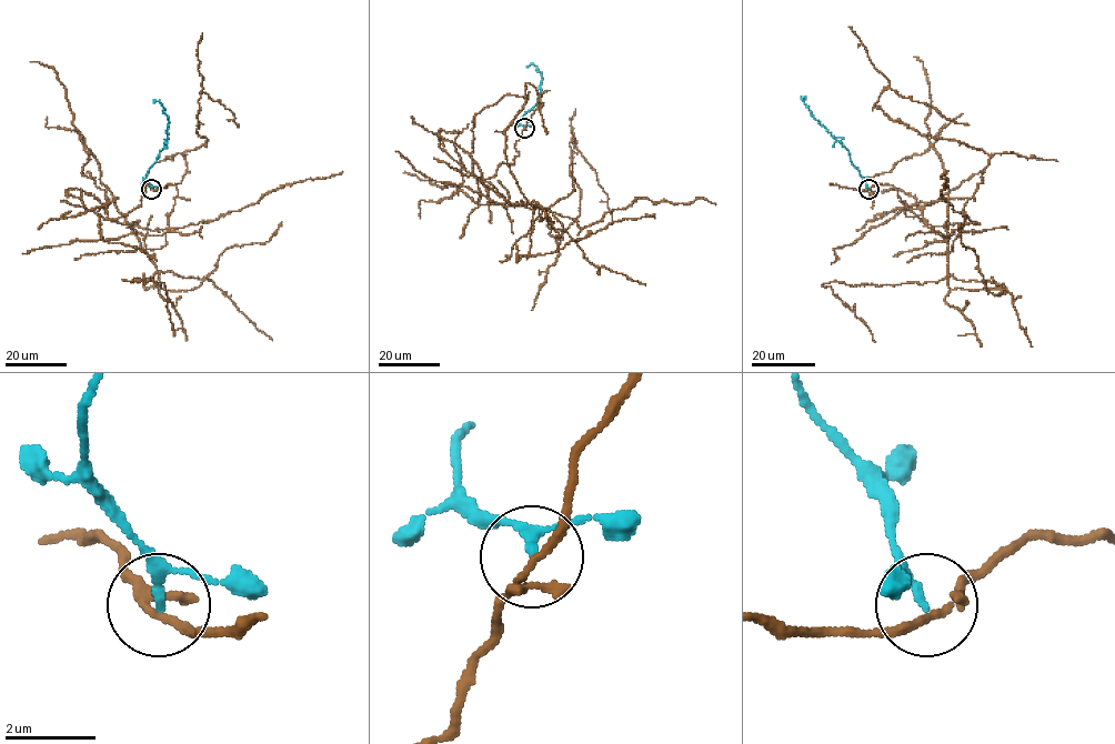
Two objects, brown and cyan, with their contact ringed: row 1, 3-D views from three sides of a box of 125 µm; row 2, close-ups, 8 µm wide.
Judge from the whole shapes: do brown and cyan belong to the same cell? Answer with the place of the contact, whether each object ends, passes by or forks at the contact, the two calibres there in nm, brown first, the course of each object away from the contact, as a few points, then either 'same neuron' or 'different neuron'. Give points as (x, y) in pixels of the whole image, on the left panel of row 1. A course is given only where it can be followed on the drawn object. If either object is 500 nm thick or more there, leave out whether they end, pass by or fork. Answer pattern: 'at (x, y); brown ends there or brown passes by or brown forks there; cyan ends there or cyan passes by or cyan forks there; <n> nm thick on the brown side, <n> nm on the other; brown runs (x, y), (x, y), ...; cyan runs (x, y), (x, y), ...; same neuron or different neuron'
at (151, 189); brown forks there; cyan passes by; 160 nm thick on the brown side, 150 nm on the other; brown runs (151, 189), (110, 220), (144, 249), (166, 244), (183, 154), (208, 140), (202, 92), (238, 127); cyan runs (151, 188), (146, 176), (164, 147), (169, 120), (163, 108), (153, 100); different neuron

